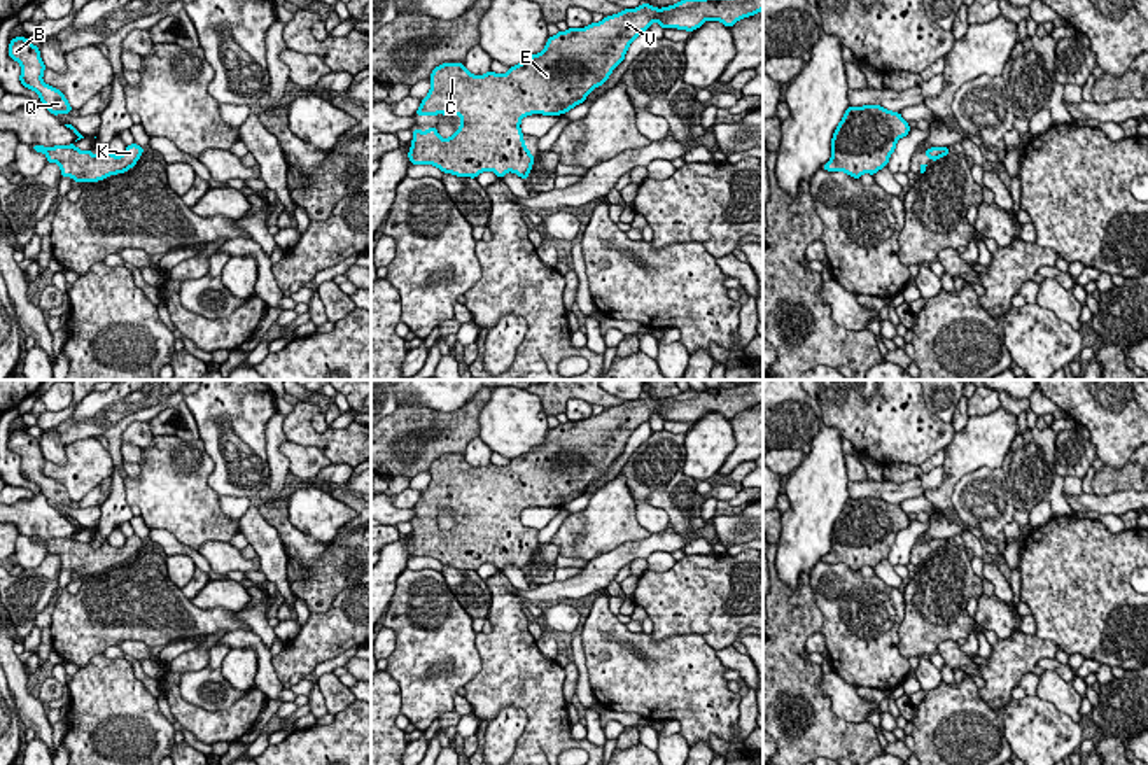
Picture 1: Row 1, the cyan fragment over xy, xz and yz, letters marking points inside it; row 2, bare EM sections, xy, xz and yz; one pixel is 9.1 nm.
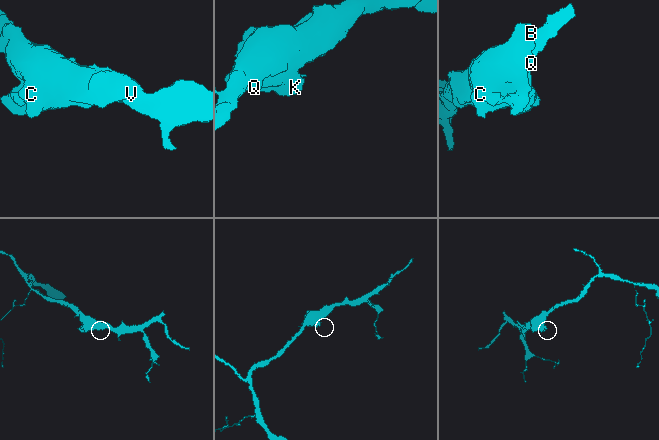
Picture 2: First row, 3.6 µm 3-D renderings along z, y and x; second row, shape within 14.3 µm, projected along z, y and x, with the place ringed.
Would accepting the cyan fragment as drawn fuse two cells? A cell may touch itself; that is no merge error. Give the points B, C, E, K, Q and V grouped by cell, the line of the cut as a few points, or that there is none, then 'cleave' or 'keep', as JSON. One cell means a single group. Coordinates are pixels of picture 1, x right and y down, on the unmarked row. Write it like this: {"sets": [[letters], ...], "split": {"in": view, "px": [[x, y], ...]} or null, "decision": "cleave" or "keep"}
{"sets": [["B", "C", "E", "K", "Q", "V"]], "split": null, "decision": "keep"}

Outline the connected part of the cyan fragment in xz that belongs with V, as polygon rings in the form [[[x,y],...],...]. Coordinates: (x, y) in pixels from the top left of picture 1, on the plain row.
[[[763,380],[733,389],[688,389],[676,397],[656,401],[642,396],[620,406],[604,410],[584,420],[569,420],[550,429],[544,441],[528,452],[509,459],[508,466],[486,464],[472,467],[464,455],[441,455],[429,469],[430,481],[415,508],[460,508],[462,515],[450,530],[441,530],[438,518],[427,523],[413,522],[408,544],[411,557],[432,557],[443,565],[476,571],[481,564],[494,564],[497,571],[508,564],[528,571],[536,548],[525,539],[520,515],[525,508],[562,508],[602,478],[612,462],[625,452],[630,436],[656,413],[663,422],[693,424],[704,413],[719,413],[732,420],[737,413],[763,403]]]

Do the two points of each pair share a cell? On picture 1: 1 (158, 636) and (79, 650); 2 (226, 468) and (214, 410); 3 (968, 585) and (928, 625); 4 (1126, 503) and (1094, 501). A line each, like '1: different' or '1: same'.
1: same
2: same
3: same
4: same

